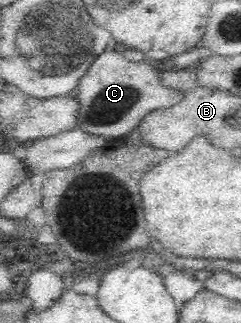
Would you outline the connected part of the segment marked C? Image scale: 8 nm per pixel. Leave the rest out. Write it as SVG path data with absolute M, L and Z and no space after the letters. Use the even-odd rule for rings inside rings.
M112 46L96 56L81 78L78 88L76 127L83 132L109 139L128 135L150 112L170 107L184 98L180 90L163 85L157 69L148 60L131 61Z

